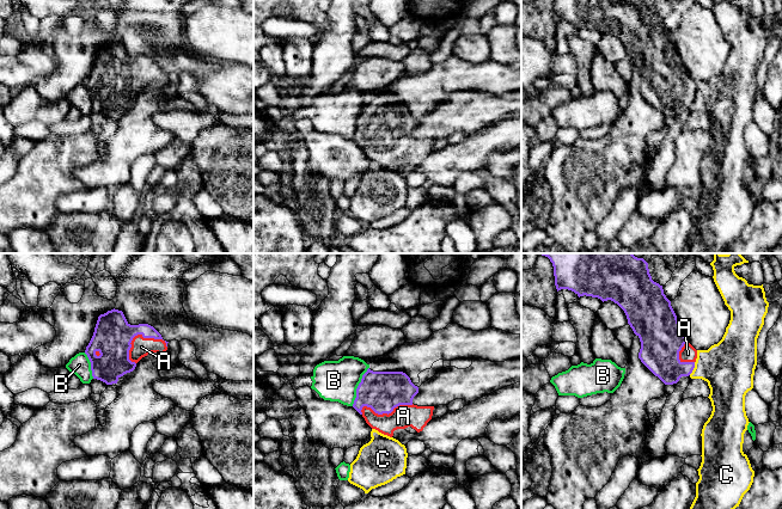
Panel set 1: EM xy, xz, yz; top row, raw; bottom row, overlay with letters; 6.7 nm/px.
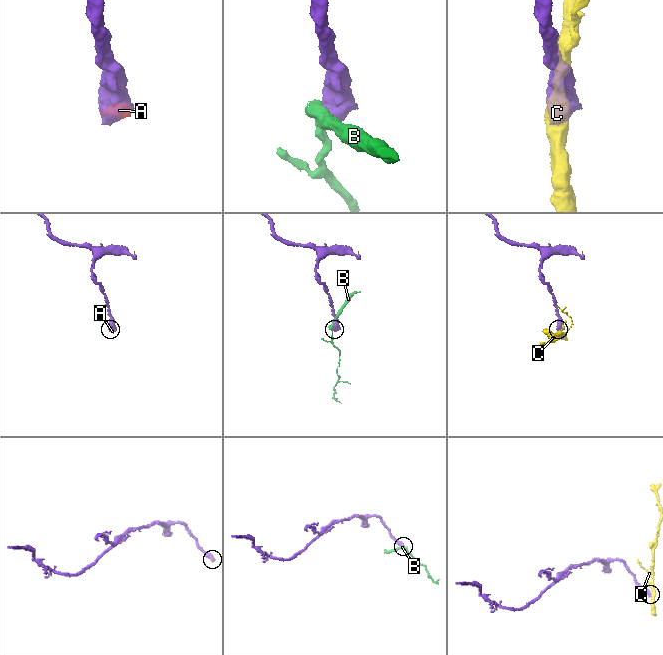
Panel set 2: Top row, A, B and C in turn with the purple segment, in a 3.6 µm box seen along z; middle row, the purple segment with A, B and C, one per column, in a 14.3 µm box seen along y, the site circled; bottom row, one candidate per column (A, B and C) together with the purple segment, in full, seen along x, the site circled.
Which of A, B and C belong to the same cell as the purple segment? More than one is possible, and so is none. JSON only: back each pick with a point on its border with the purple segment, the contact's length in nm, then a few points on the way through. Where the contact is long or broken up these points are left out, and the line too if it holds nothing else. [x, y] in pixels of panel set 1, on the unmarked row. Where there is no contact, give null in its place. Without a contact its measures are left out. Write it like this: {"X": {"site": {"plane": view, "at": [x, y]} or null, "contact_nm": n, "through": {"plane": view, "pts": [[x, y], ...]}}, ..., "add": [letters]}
{"A": {"site": {"plane": "xy", "at": [140, 66]}, "contact_nm": 280}, "add": ["A"]}

